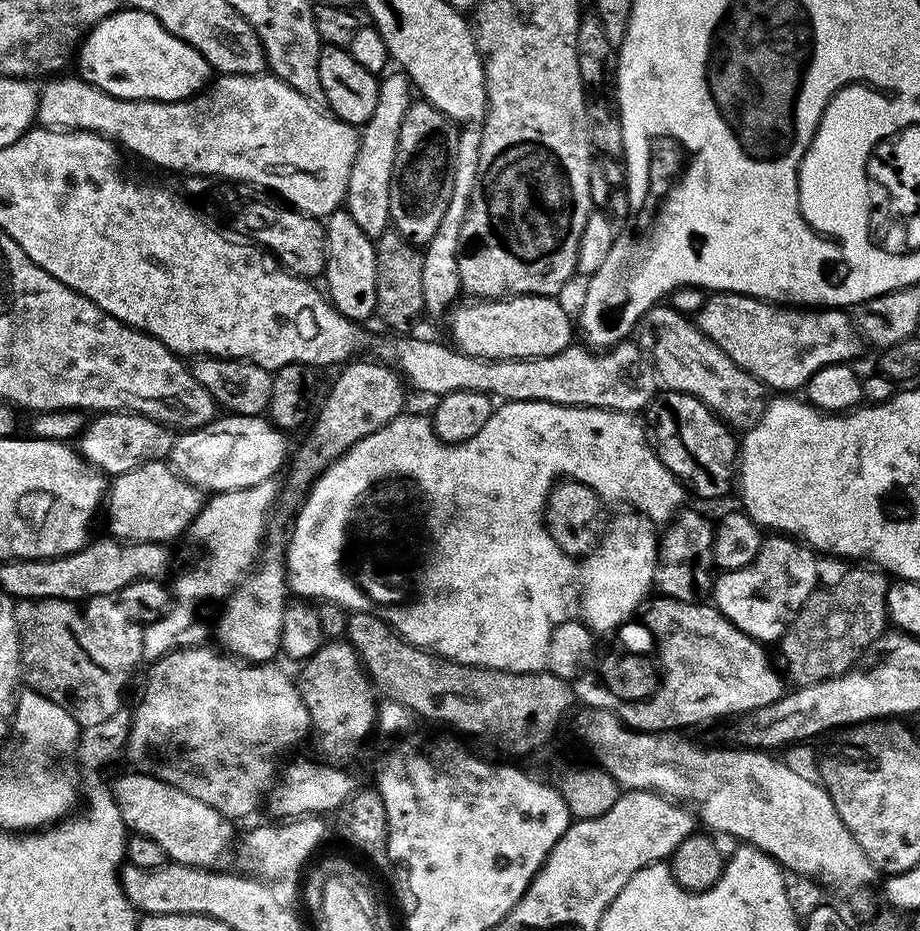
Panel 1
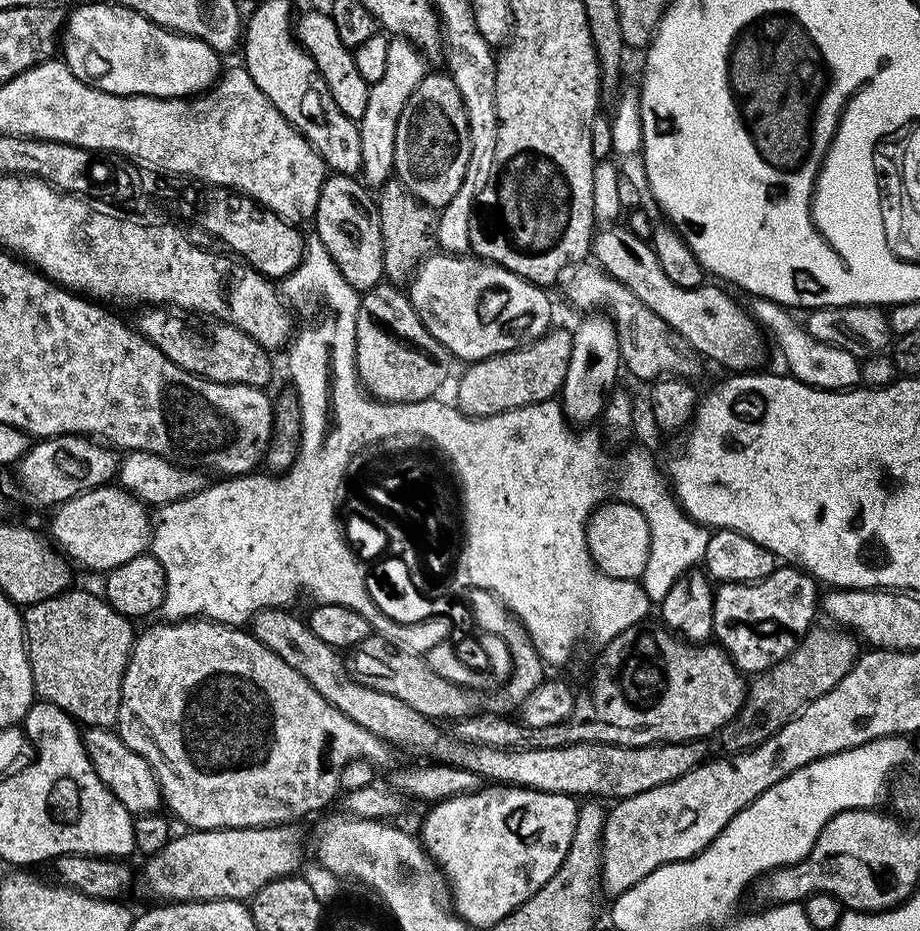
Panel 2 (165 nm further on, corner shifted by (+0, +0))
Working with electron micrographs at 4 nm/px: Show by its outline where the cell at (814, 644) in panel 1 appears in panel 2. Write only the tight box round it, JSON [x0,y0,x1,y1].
[718,626,861,753]

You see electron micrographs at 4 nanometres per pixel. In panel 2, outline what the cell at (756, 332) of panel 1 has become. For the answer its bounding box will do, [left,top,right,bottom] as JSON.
[591,222,766,374]

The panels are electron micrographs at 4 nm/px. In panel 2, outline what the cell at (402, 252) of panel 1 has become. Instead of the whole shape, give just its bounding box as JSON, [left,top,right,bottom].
[376,179,440,286]

